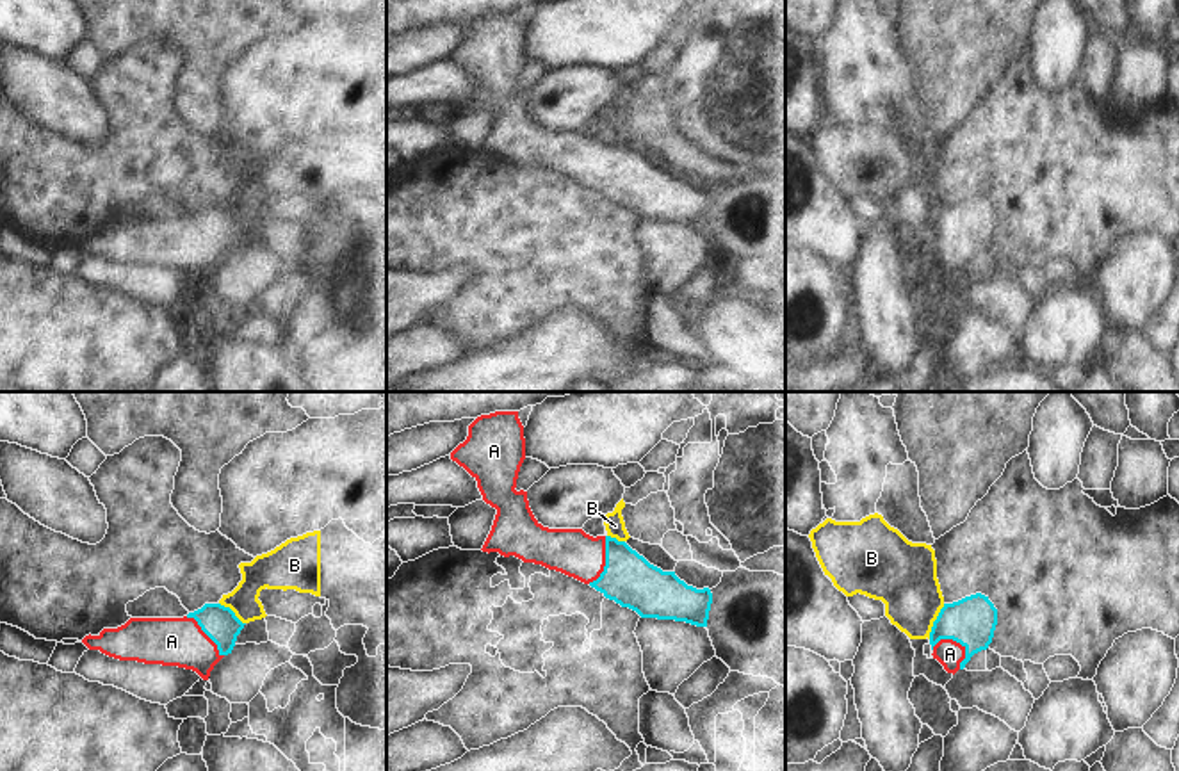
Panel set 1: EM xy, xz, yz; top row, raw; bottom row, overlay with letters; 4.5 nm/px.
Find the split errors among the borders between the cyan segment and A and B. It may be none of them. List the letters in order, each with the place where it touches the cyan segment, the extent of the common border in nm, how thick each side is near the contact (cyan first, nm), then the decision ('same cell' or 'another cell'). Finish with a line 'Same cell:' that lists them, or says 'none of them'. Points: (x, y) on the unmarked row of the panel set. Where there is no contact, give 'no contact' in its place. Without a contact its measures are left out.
A: contact yz (959, 243); length 170 nm; calibres 220 and 120 nm; same cell
B: contact yz (934, 223); length 180 nm; calibres 220 and 300 nm; another cell
Same cell: A

